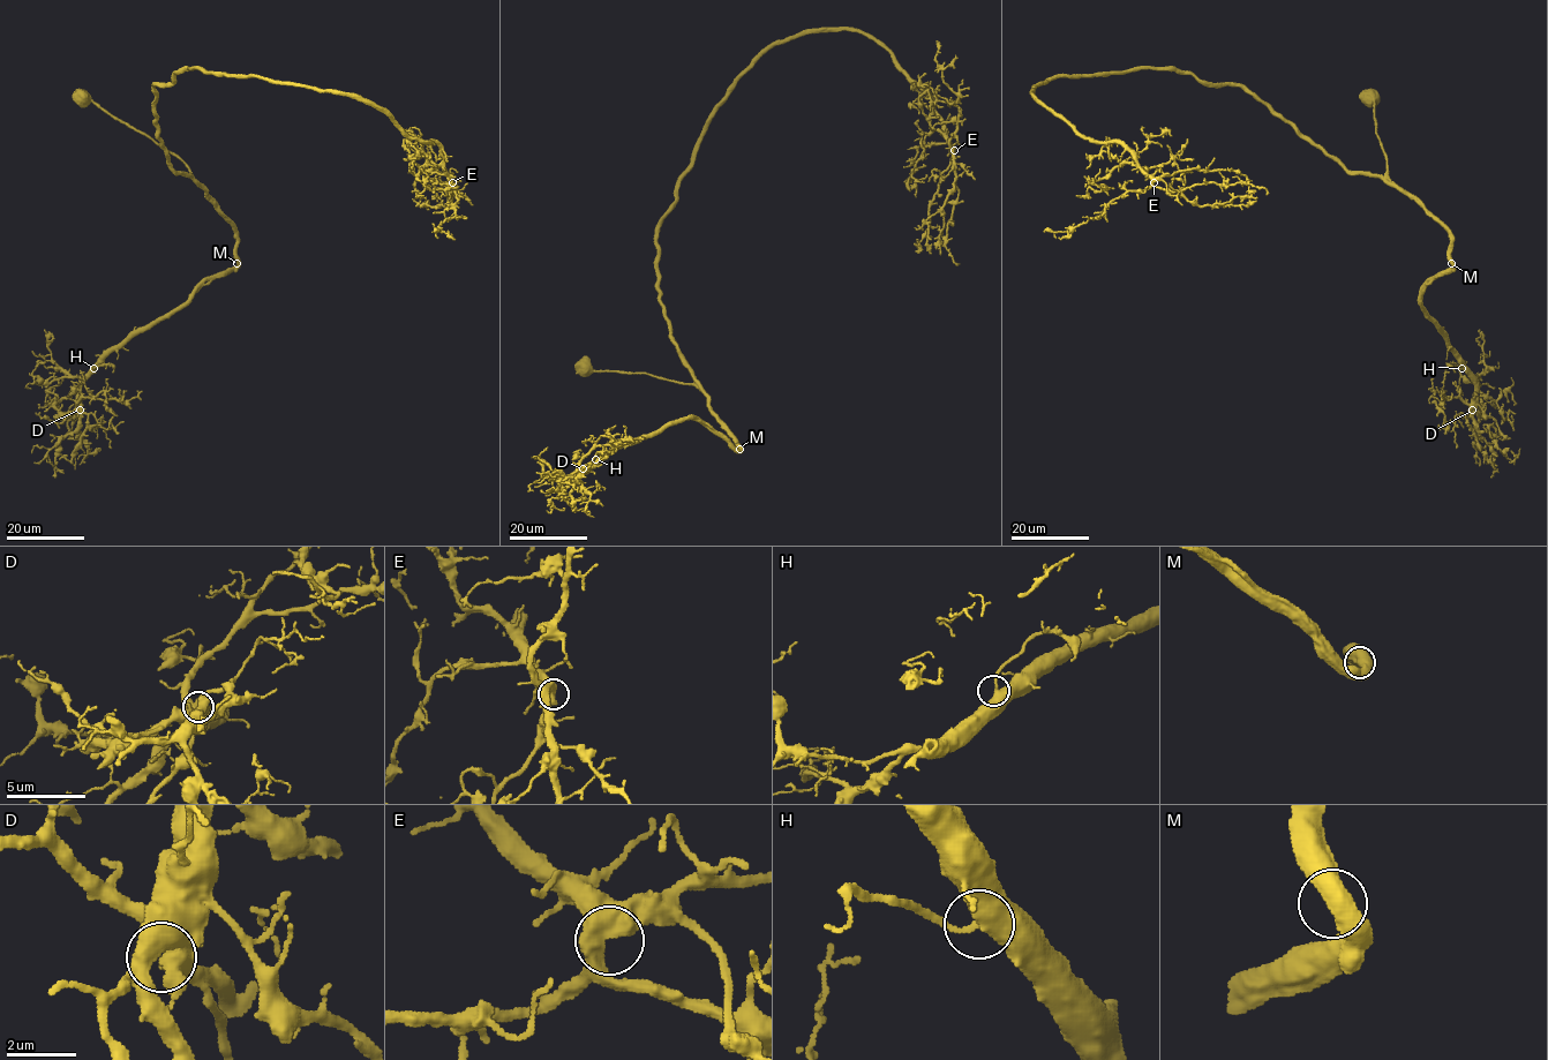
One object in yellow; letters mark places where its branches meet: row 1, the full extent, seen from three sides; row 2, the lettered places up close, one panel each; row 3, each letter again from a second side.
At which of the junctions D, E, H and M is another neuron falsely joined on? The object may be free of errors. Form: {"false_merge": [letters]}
{"false_merge": []}

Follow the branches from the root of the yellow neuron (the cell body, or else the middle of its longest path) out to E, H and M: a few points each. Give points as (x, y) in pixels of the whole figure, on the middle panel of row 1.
E: (583, 366), (694, 381), (660, 300), (659, 220), (714, 107), (776, 44), (874, 37), (929, 96), (954, 150)
H: (583, 366), (583, 373), (646, 373), (694, 384), (741, 448), (734, 448), (696, 418), (681, 418), (595, 459)
M: (583, 366), (583, 373), (646, 373), (694, 384), (707, 398), (708, 410), (739, 448)

